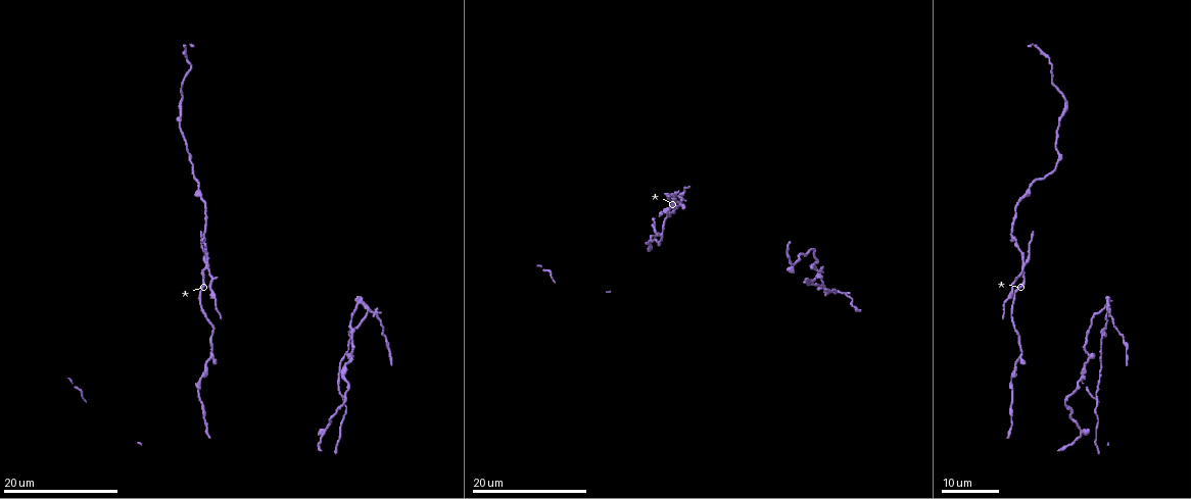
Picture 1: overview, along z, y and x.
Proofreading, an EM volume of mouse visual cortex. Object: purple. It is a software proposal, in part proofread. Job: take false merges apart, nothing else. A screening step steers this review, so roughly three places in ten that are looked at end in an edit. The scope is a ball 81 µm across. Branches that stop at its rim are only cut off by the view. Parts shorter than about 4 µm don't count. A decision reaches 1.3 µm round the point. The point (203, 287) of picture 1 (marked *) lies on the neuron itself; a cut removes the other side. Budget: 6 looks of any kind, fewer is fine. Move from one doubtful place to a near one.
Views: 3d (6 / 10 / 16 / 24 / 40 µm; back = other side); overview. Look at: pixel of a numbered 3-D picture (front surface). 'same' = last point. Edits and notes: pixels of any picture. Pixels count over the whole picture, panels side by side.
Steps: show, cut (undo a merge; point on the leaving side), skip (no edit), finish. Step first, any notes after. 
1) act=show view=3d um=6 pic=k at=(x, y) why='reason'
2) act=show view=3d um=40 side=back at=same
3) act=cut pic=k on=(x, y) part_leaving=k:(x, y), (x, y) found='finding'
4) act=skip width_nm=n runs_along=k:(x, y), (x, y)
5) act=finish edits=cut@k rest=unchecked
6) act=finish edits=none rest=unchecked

act=show view=3d um=24 pic=1 at=(1022, 266) why='looks like a crossing'

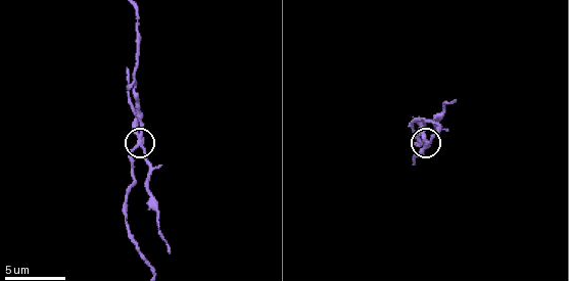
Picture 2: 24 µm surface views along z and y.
act=show view=3d um=6 pic=2 at=(141, 142)

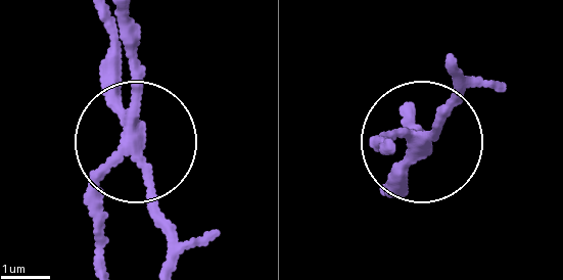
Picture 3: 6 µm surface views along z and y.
act=cut pic=3 on=(121, 80) arms=4 part_leaving=3:(130, 142), (166, 260) found='two neurons meet here'

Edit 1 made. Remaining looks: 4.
act=show view=3d um=16 pic=1 at=(369, 311) why='arms part here'

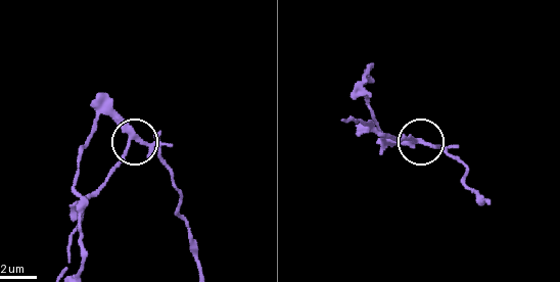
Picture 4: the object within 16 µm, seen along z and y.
act=show view=3d um=10 pic=4 at=(134, 140)

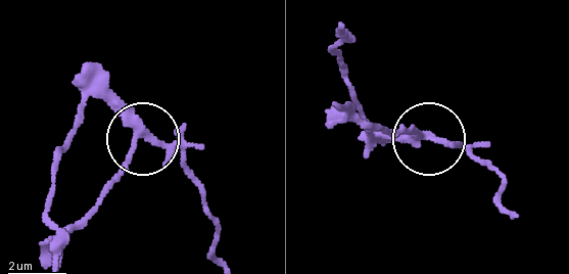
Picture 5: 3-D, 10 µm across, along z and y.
act=cut pic=5 on=(162, 167) width_nm=210 found='two neurons meet here'

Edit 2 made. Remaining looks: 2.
act=show view=3d um=24 pic=1 at=(1020, 356) why='a fork'

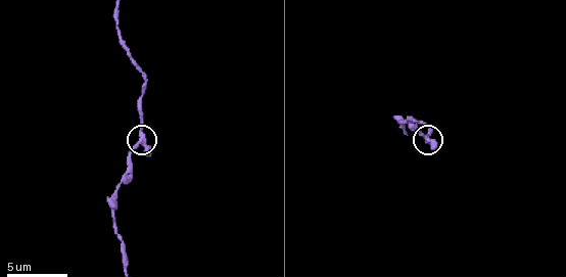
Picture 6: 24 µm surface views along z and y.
act=show view=3d um=10 pic=6 at=(425, 139)

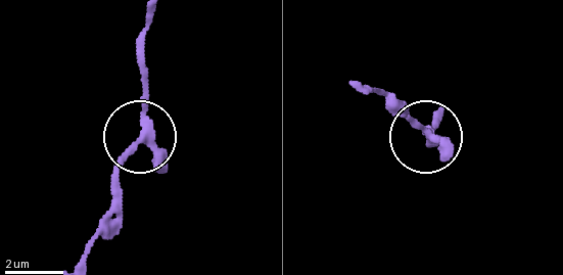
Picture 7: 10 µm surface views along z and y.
act=skip width_nm=240 found='all the same neuron'

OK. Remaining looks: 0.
act=finish edits=cut@3,cut@5 rest=unchecked

